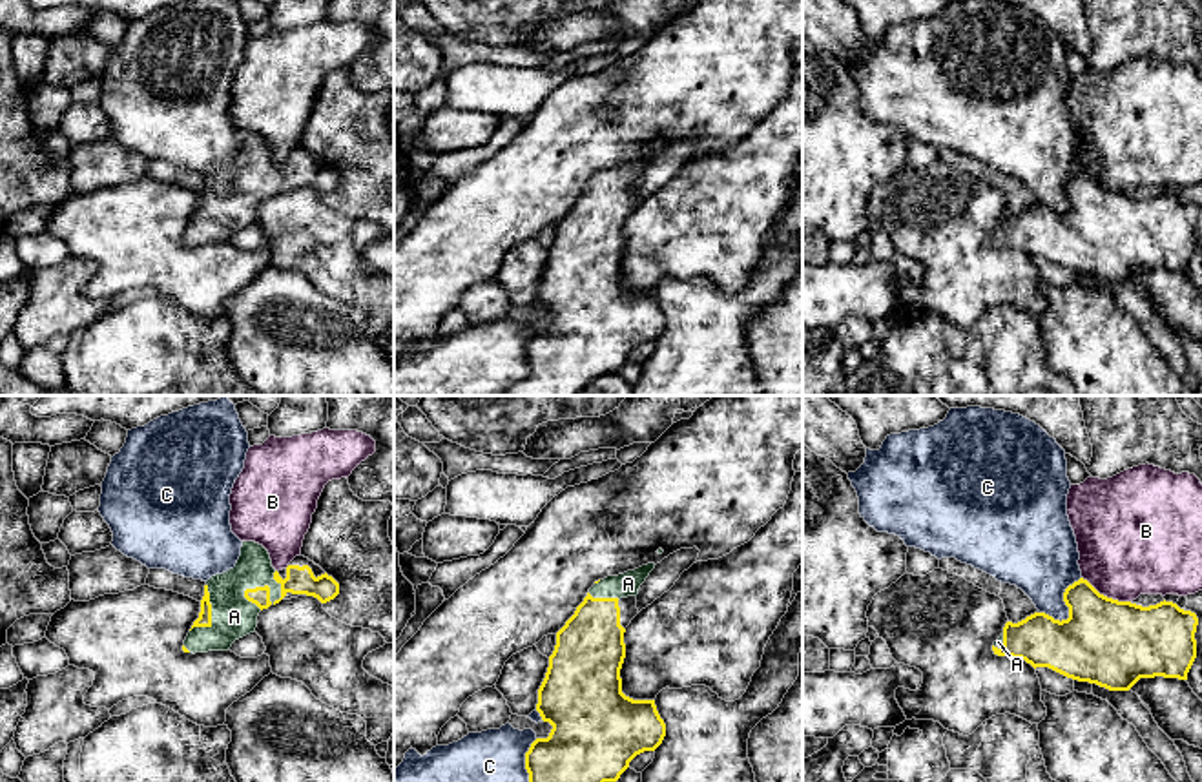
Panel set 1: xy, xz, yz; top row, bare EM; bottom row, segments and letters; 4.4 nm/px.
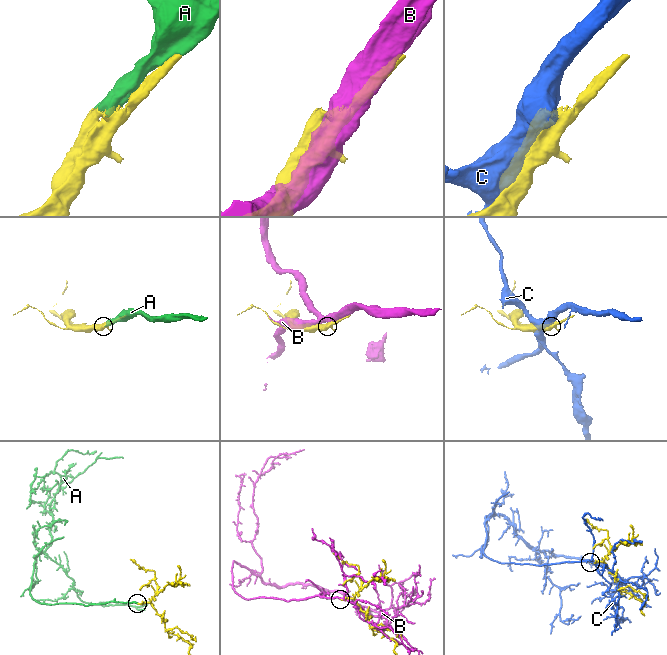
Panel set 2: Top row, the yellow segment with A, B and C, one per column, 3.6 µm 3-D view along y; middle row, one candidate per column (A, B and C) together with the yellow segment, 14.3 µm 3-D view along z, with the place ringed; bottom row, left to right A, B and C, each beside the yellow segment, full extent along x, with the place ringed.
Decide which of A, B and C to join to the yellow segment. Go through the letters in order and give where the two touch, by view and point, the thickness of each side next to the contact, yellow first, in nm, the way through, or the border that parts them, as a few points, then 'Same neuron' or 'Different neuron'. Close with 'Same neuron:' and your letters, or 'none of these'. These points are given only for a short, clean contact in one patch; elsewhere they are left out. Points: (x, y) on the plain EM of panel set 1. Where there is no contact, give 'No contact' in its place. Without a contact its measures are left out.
A: Touches yellow at xy (269, 181). Thickness 80 nm (yellow) against 190 nm. Same neuron
B: Touches yellow at yz (1106, 188). Thickness 380 nm (yellow) against 440 nm. Different neuron
C: Touches yellow at yz (1069, 201). Thickness 380 nm (yellow) against 320 nm. Different neuron
Same neuron: A

